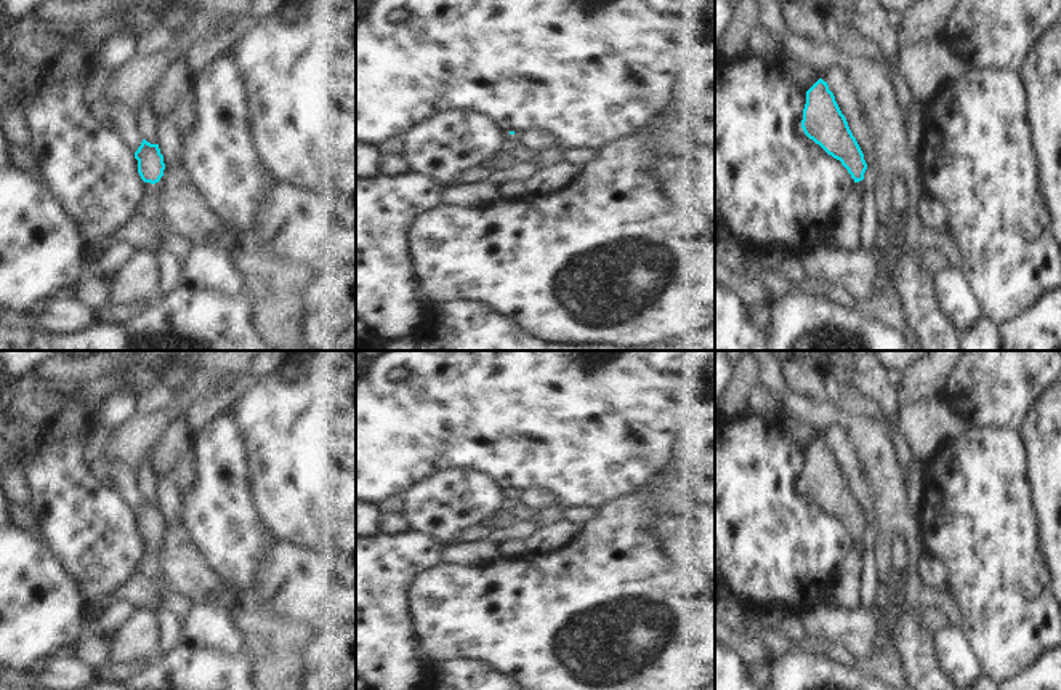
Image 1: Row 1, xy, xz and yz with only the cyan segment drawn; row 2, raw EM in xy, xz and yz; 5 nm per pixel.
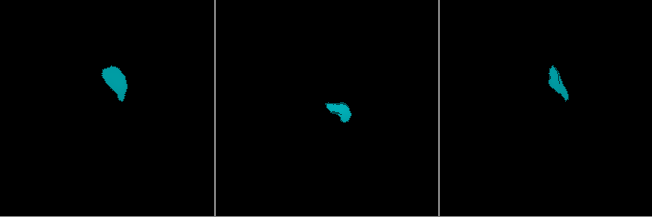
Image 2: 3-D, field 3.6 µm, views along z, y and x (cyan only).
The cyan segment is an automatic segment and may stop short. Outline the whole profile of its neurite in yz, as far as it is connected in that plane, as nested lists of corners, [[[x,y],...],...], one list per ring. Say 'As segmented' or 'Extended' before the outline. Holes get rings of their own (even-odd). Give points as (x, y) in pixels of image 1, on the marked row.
Extended. [[[822,78],[806,91],[801,128],[829,155],[840,160],[854,179],[854,189],[838,208],[832,226],[832,242],[835,250],[856,253],[861,250],[861,200],[867,163],[833,93]]]

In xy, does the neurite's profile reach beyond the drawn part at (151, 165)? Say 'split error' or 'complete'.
split error

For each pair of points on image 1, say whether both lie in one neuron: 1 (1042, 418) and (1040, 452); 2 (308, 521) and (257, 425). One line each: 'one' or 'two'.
1: one
2: one

